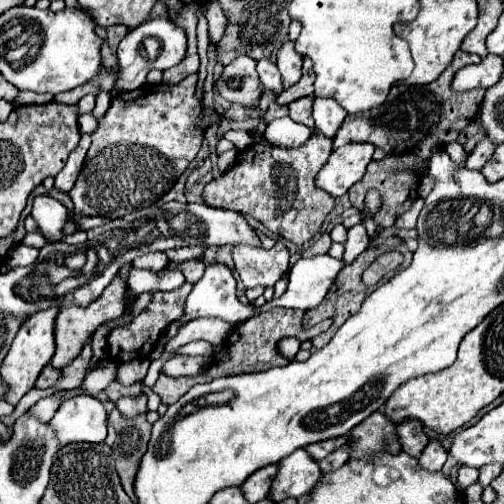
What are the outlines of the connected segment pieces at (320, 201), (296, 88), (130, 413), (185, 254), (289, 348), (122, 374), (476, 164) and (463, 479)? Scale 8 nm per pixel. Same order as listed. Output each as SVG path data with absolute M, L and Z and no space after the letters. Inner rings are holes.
M313 131L305 145L295 149L283 149L271 143L253 143L237 157L237 163L229 171L207 183L203 199L209 207L251 215L271 233L303 245L319 231L327 213L333 209L333 197L315 185L315 177L327 163L329 155L331 139L317 131Z
M303 61L303 77L291 85L289 89L285 89L279 97L277 97L277 103L279 105L289 105L291 101L299 99L299 97L305 97L305 95L313 95L313 83L315 83L315 71L313 71L313 65L311 61Z
M141 393L137 397L121 397L117 401L117 409L123 417L139 417L139 413L147 413L147 395Z
M179 247L173 251L167 251L169 261L187 261L197 255L203 255L203 247Z
M285 337L283 341L279 341L279 345L277 345L277 349L279 349L279 353L283 355L283 357L287 357L287 359L295 359L295 355L297 355L297 351L299 351L299 339L293 339L293 337Z
M133 359L127 363L121 363L117 369L117 377L123 385L133 385L135 381L141 381L145 371L149 367L149 359Z
M487 139L479 141L477 147L473 149L473 153L469 155L469 159L465 161L467 169L475 169L475 171L479 171L479 169L481 169L481 167L491 159L493 151L495 151L495 145L493 145L491 141L487 141Z
M467 465L459 467L459 471L457 471L459 489L467 489L469 485L477 483L477 479L479 479L479 469L473 469L473 467L467 467Z

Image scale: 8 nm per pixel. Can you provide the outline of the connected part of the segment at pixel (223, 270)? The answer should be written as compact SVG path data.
M225 263L209 265L189 293L181 321L187 323L197 317L217 317L233 327L247 321L255 309L241 305L235 291L233 271Z

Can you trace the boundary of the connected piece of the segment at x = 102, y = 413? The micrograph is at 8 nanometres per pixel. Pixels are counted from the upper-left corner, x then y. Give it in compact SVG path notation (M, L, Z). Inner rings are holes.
M75 395L65 401L61 401L59 409L55 411L49 425L55 429L55 437L61 445L67 443L101 443L107 437L107 411L103 409L101 401L91 395Z

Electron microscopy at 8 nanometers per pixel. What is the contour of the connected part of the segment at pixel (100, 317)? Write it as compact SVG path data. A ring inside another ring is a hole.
M115 277L109 283L109 287L103 291L103 295L97 301L93 301L89 307L75 307L75 305L61 307L61 311L57 315L57 321L55 321L56 349L49 364L57 369L62 369L70 364L73 359L77 359L83 345L85 345L85 341L99 329L101 323L105 323L107 319L115 319L115 317L123 315L123 311L125 311L125 303L123 303L125 293L127 293L127 285L119 277Z

